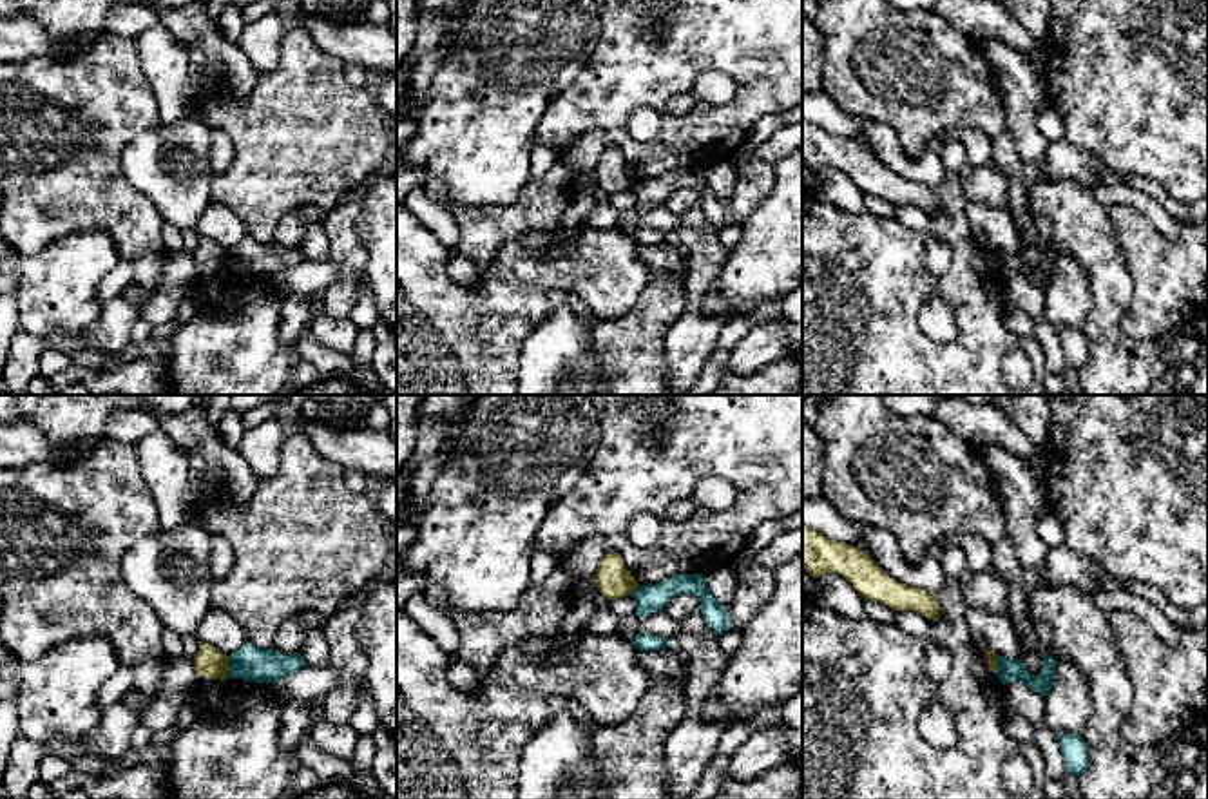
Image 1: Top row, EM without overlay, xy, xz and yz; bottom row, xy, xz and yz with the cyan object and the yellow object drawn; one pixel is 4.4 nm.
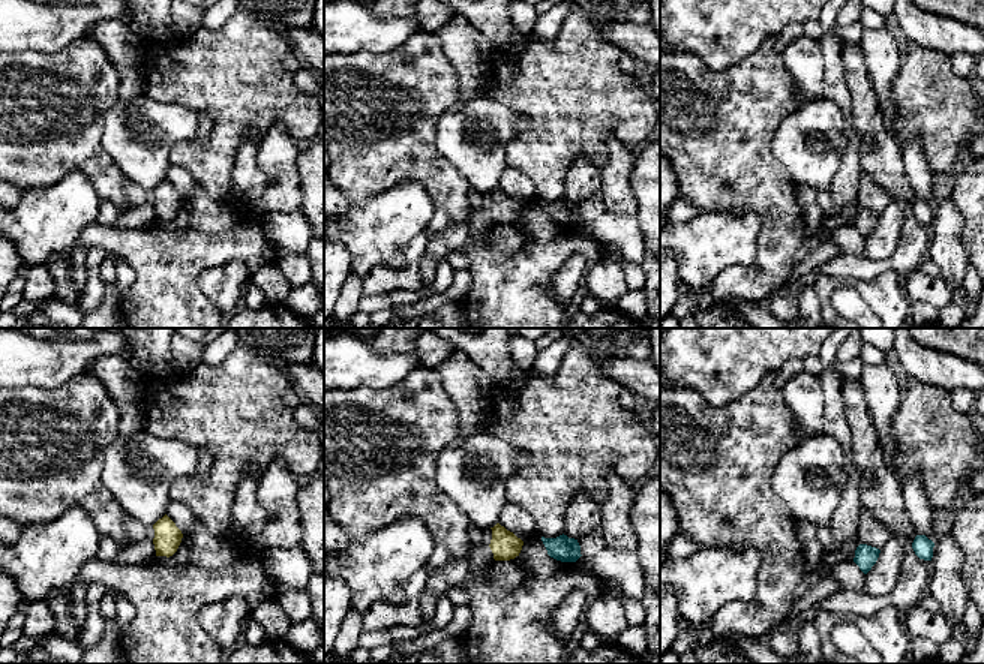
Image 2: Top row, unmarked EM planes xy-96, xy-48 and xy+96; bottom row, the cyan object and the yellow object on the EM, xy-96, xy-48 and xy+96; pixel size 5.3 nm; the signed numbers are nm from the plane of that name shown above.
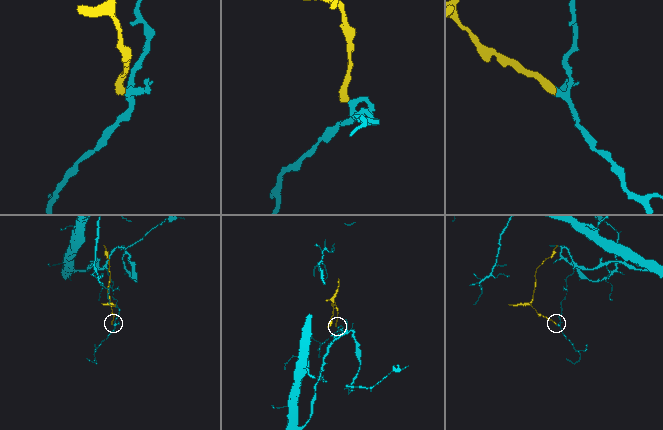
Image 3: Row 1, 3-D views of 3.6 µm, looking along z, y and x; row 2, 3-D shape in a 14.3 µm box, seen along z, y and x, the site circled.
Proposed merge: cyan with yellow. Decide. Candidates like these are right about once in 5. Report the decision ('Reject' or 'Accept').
Reject

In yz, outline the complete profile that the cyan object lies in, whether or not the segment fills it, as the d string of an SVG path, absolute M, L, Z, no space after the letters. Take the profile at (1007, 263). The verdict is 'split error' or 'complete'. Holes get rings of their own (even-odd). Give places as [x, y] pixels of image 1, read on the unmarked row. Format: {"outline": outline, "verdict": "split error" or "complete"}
{"outline": "M1045 246L1043 248L1045 259L1041 263L1040 272L1036 274L1031 266L1025 265L1021 254L1007 254L998 250L998 274L1005 279L1009 275L1021 275L1025 281L1032 283L1034 286L1047 290L1054 277L1054 252Z", "verdict": "complete"}

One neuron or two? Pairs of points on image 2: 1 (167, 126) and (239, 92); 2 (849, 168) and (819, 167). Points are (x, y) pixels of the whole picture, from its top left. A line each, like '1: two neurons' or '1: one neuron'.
1: two neurons
2: two neurons

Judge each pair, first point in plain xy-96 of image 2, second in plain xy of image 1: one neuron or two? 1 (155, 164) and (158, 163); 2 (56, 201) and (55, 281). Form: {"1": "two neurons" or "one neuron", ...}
{"1": "one neuron", "2": "one neuron"}

